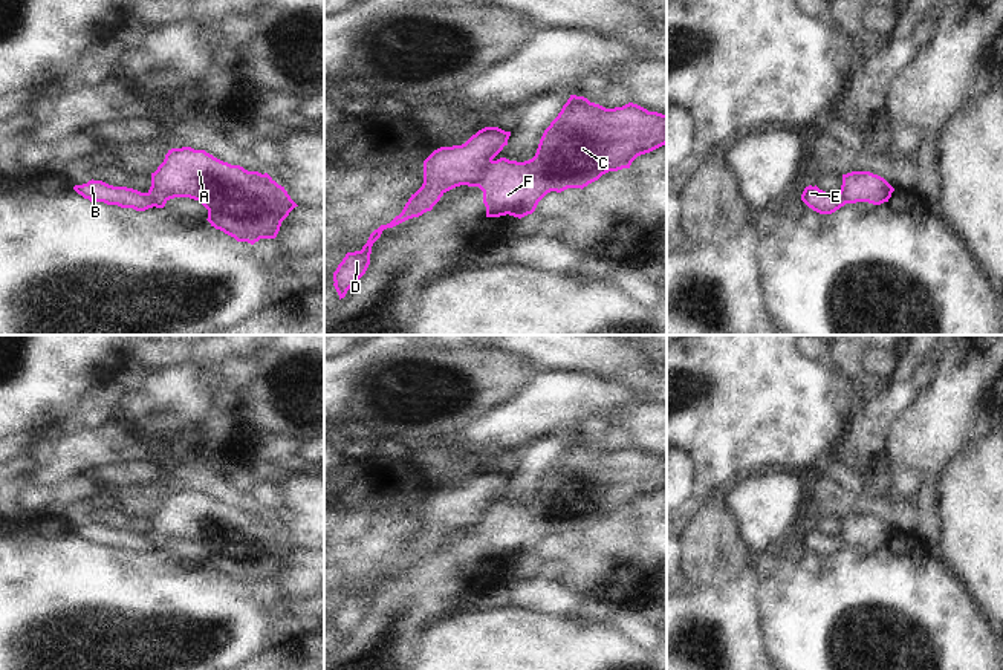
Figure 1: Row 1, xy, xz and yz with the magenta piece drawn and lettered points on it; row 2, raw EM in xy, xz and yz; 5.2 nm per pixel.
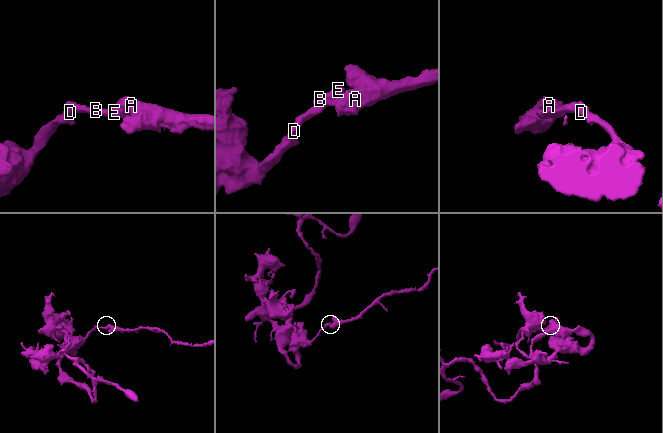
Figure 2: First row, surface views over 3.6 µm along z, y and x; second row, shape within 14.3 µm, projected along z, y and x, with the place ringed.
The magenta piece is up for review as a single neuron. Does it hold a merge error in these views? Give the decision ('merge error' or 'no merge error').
merge error

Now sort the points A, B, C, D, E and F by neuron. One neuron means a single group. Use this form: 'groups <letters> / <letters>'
groups A C F / B D E

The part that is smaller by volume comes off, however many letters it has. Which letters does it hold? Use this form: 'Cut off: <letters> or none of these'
Cut off: A, C, F

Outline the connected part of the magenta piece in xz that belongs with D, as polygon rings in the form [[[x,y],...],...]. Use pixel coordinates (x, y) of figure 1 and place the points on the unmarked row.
[[[485,470],[472,477],[465,486],[440,489],[424,503],[424,526],[411,537],[402,555],[390,566],[375,572],[361,594],[347,595],[333,615],[333,629],[339,642],[365,616],[370,607],[373,586],[382,574],[408,561],[419,560],[440,543],[440,540],[460,528],[480,520],[492,502],[508,488],[511,474],[498,470]]]

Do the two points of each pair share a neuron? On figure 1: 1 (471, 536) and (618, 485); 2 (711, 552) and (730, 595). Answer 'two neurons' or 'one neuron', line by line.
1: one neuron
2: two neurons

